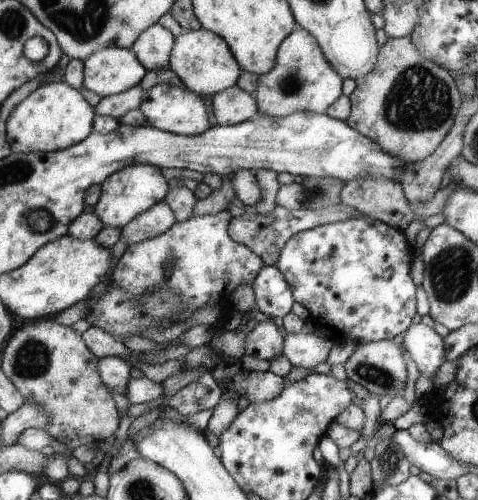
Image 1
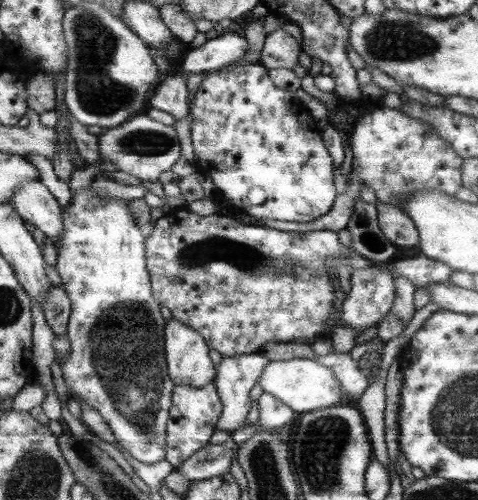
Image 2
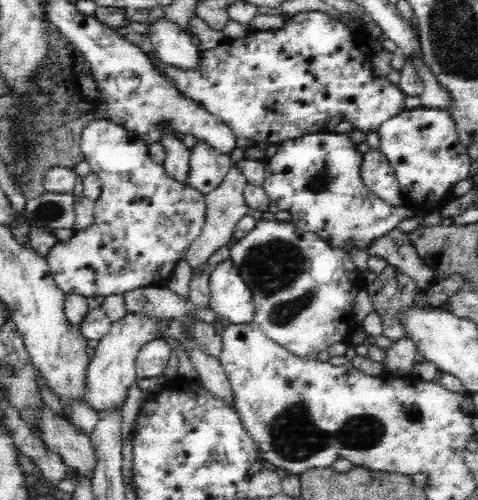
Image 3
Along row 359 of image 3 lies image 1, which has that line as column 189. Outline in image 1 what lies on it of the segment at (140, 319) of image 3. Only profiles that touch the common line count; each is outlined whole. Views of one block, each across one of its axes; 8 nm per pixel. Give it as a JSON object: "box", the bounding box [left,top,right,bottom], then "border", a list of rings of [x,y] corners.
{"box":[138,83,209,136],"border":[[[160,83],[145,90],[138,109],[145,116],[147,124],[156,129],[176,135],[197,136],[209,128],[209,116],[203,99],[193,91]]]}

